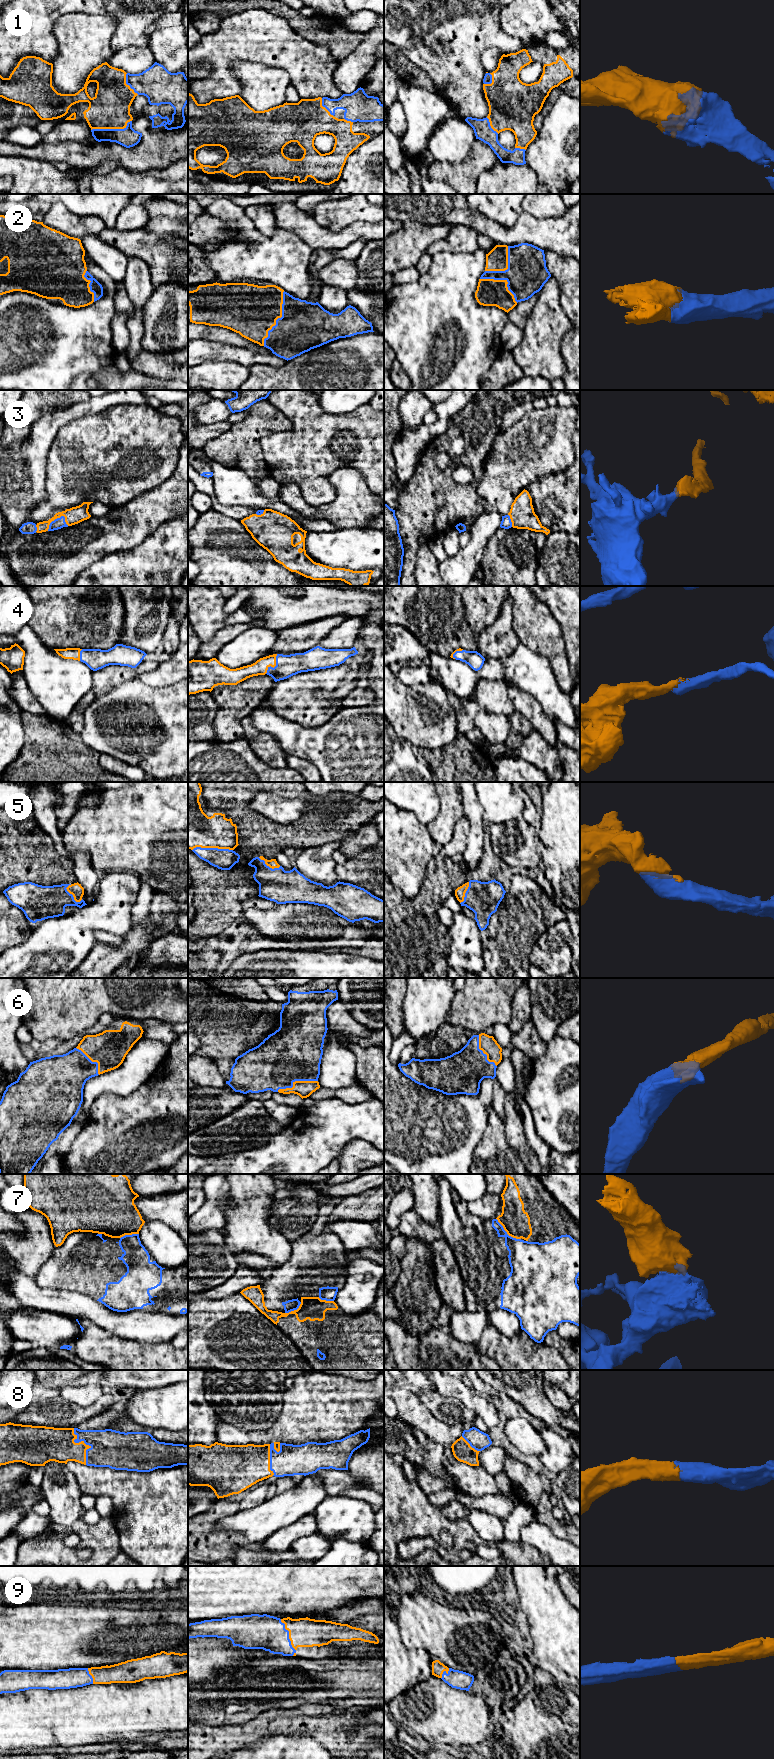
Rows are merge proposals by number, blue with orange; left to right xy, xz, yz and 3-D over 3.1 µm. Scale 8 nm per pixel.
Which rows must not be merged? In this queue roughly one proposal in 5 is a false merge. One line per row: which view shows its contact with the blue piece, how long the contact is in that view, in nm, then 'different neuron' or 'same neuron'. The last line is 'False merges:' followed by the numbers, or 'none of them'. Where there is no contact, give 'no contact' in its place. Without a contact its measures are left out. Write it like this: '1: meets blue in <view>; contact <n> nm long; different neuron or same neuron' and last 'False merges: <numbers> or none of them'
1: meets blue in xy; contact 340 nm long; same neuron
2: meets blue in xz; contact 480 nm long; same neuron
3: meets blue in xy; contact 190 nm long; same neuron
4: meets blue in xz; contact 190 nm long; same neuron
5: meets blue in xz; contact 320 nm long; same neuron
6: meets blue in xz; contact 340 nm long; same neuron
7: meets blue in yz; contact 260 nm long; different neuron
8: meets blue in xy; contact 320 nm long; same neuron
9: meets blue in xz; contact 280 nm long; same neuron
False merges: 7

